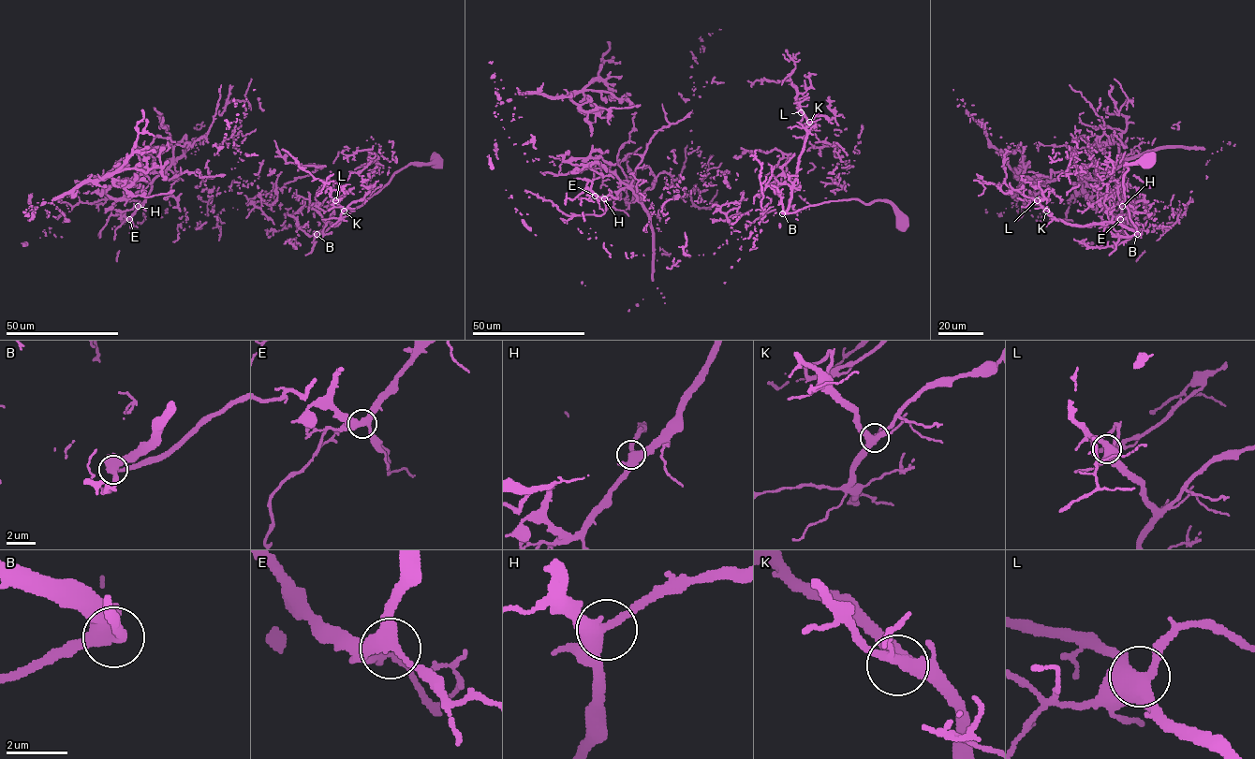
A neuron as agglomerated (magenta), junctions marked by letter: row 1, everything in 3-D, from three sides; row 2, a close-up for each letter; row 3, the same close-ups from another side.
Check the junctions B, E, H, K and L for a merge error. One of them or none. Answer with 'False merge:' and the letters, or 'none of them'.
False merge: none of them

